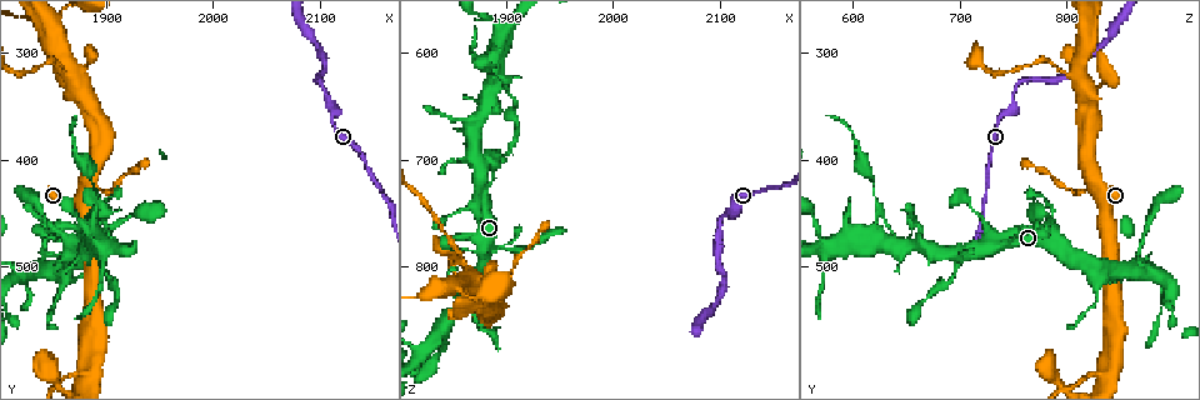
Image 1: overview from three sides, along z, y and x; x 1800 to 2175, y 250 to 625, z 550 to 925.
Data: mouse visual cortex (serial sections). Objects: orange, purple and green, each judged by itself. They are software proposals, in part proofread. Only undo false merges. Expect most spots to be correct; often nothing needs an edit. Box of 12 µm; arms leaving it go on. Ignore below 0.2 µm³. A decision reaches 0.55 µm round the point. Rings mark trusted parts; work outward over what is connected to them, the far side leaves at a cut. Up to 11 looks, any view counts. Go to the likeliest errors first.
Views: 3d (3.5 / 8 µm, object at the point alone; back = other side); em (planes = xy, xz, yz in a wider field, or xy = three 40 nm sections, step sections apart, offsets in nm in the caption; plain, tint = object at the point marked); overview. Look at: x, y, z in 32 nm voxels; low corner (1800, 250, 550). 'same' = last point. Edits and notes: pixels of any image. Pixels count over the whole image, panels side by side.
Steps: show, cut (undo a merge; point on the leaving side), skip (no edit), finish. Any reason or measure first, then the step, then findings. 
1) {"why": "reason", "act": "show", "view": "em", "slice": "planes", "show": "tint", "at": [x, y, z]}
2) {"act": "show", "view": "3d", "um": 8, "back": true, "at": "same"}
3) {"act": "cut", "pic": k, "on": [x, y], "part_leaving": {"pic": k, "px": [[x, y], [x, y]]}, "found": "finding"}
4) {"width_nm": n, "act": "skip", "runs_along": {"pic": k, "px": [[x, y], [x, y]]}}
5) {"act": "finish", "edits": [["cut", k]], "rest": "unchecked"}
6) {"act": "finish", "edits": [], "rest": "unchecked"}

{"why": "thin arm on a thick one", "act": "show", "view": "3d", "um": 3.5, "at": [1866, 322, 800]}

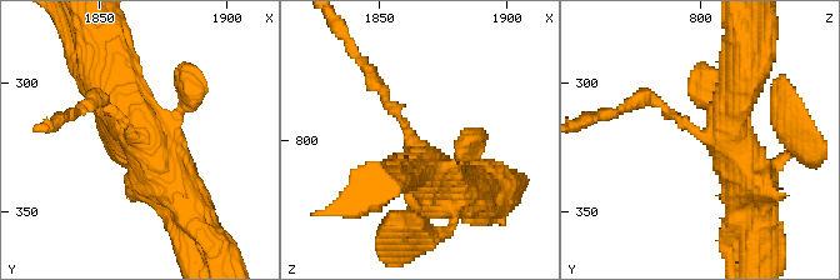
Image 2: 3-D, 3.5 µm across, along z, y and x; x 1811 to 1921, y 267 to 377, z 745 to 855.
{"why": "now the EM", "act": "show", "view": "em", "slice": "planes", "show": "tint", "at": [1863, 320, 801]}

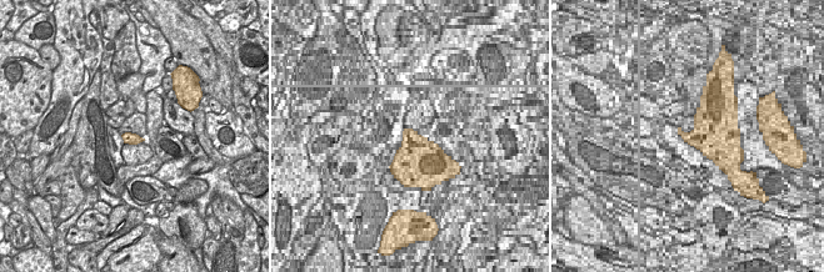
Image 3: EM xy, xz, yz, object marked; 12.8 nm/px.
{"width_nm": 160, "act": "skip", "runs_along": {"pic": 2, "px": [[188, 199], [99, 65]]}, "found": "all the same cell"}

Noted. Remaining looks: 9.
{"why": "thin neck", "act": "show", "view": "3d", "um": 3.5, "at": [1896, 452, 622]}

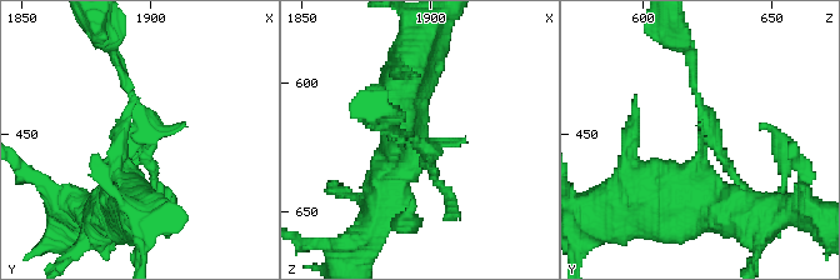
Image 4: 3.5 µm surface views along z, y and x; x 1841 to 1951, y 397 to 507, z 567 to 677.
{"act": "show", "view": "em", "slice": "planes", "show": "tint", "at": [1896, 450, 623]}

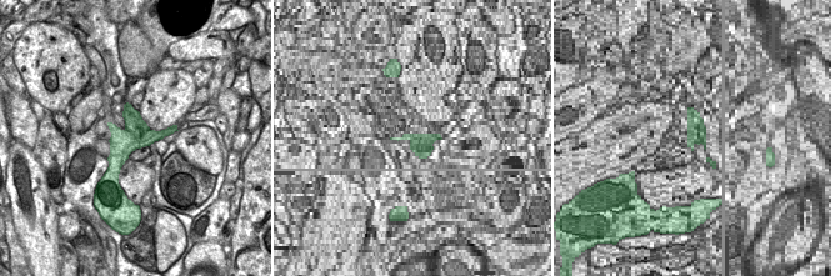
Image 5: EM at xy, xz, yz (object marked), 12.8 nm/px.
{"width_nm": 380, "act": "skip", "runs_along": {"pic": 5, "px": [[170, 130], [138, 136], [113, 172]]}, "found": "one cell here"}

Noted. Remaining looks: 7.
{"why": "narrows sharply", "act": "show", "view": "3d", "um": 3.5, "at": [2148, 416, 728]}

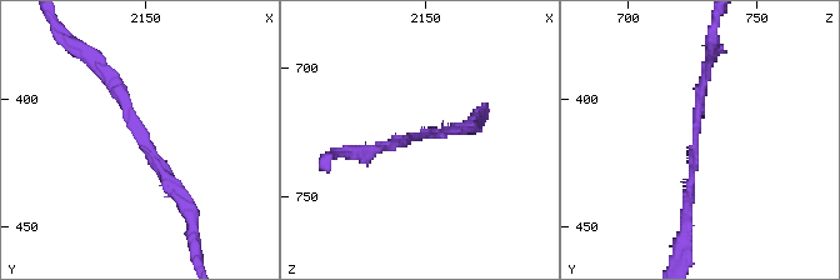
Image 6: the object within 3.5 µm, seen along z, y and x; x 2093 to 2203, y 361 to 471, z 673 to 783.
{"why": "now the EM", "act": "show", "view": "em", "slice": "xy", "step": 5, "show": "tint", "at": [2148, 418, 727]}

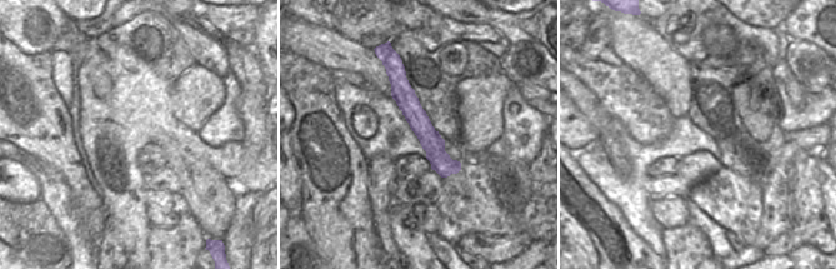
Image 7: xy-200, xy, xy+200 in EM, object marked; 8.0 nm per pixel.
{"arm_widths_nm": [150, 150], "act": "skip", "found": "continuous, no second cell"}

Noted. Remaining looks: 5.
{"act": "show", "view": "3d", "um": 8, "at": [1838, 504, 864]}

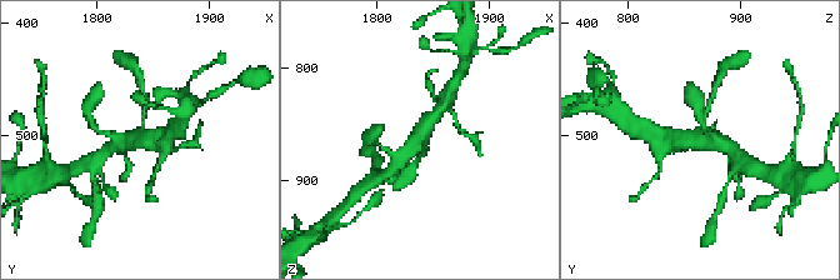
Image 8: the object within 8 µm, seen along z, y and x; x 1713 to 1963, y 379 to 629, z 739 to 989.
{"why": "now the EM", "act": "show", "view": "em", "slice": "xy", "step": 2, "show": "tint", "at": [1840, 504, 864]}

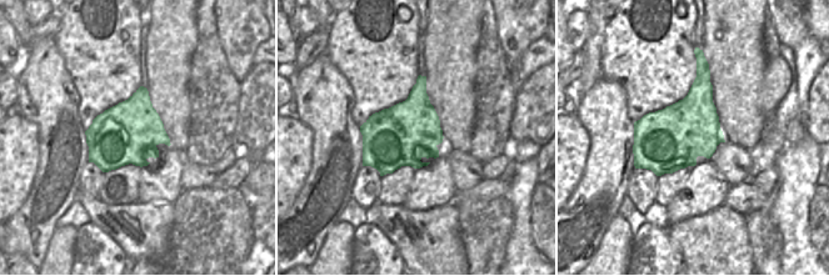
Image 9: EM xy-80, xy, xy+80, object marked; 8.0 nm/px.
{"act": "skip", "runs_along": {"pic": 8, "px": [[440, 108], [396, 164]]}, "found": "one cell here"}

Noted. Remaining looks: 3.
{"act": "finish", "edits": [], "rest": "unchecked"}

